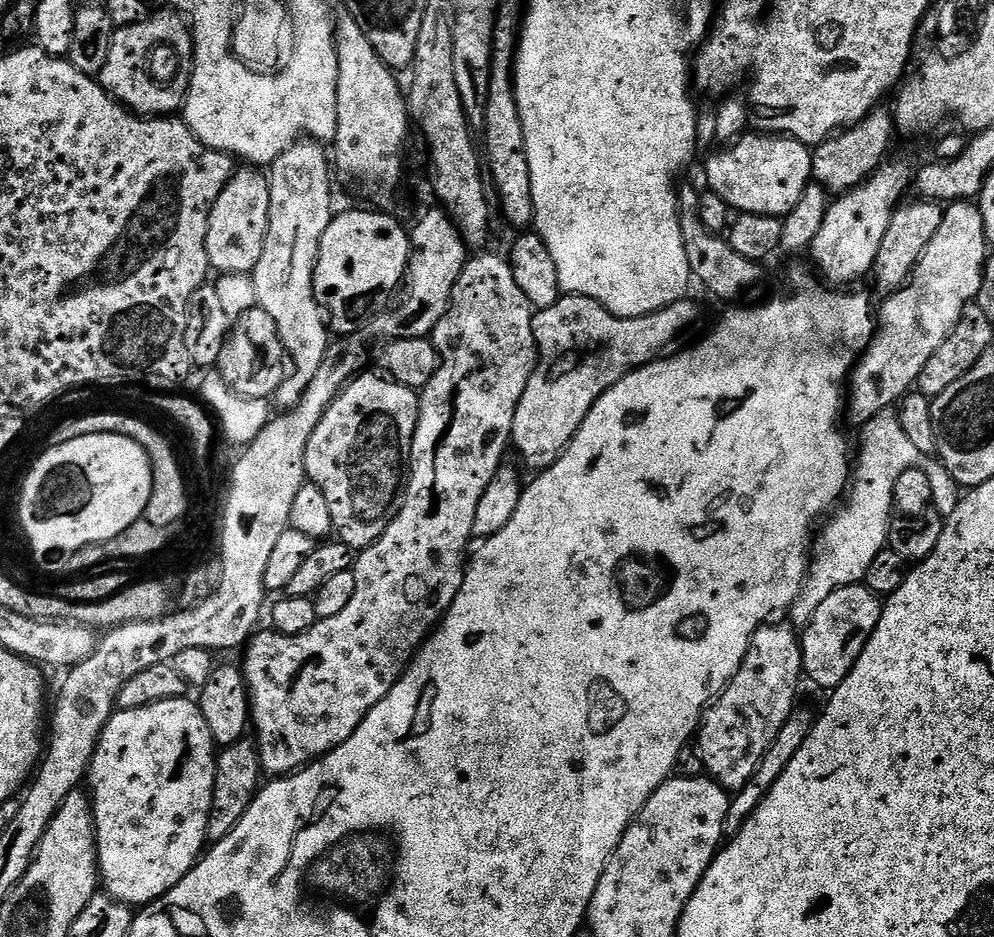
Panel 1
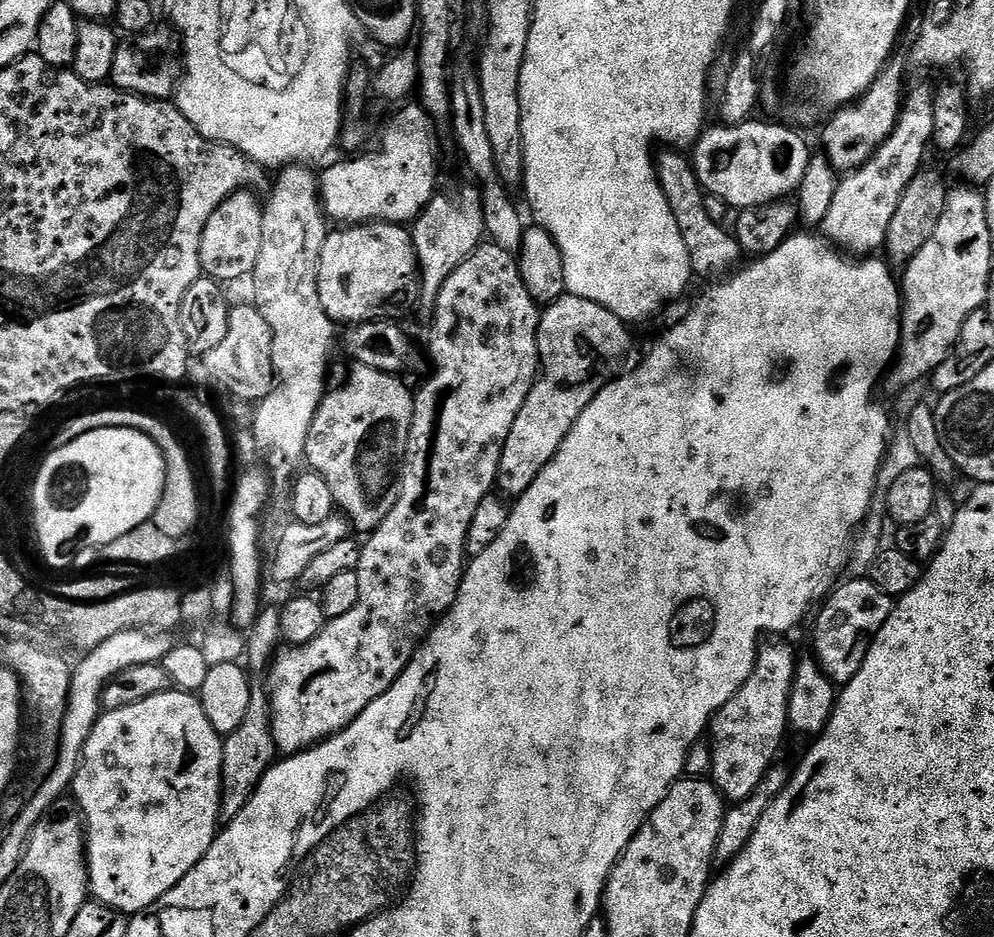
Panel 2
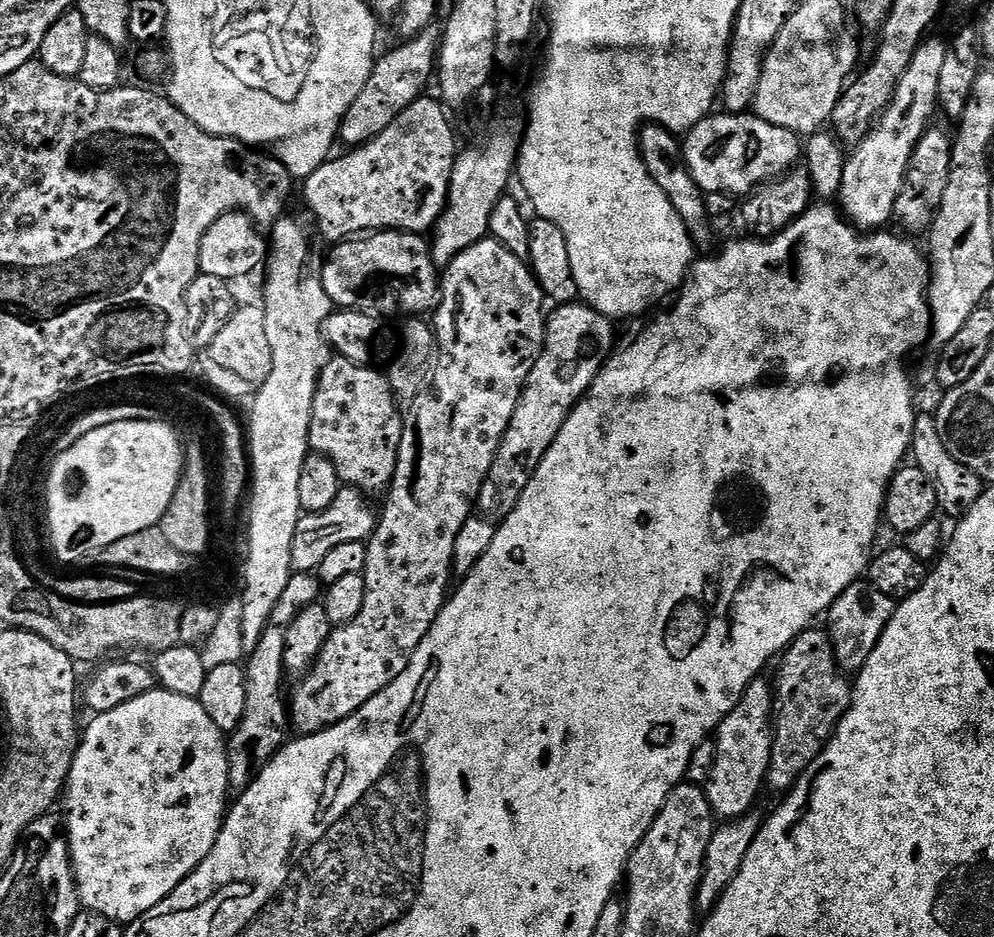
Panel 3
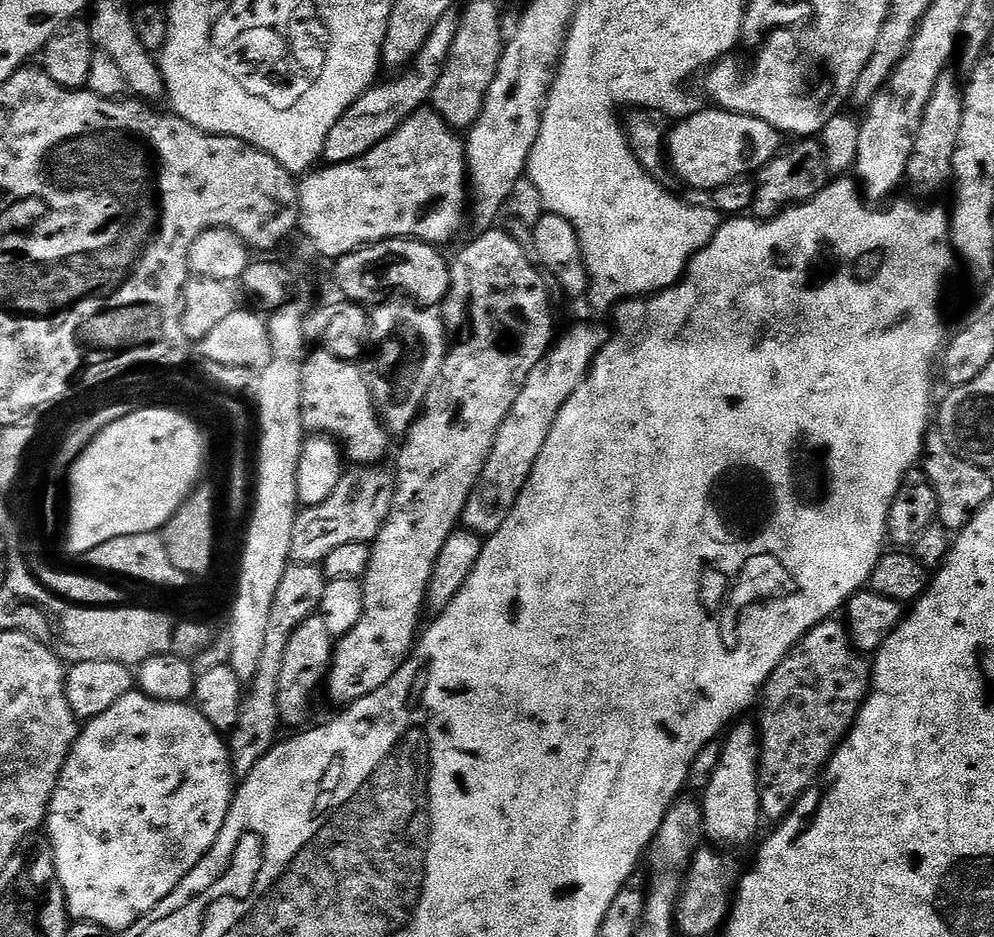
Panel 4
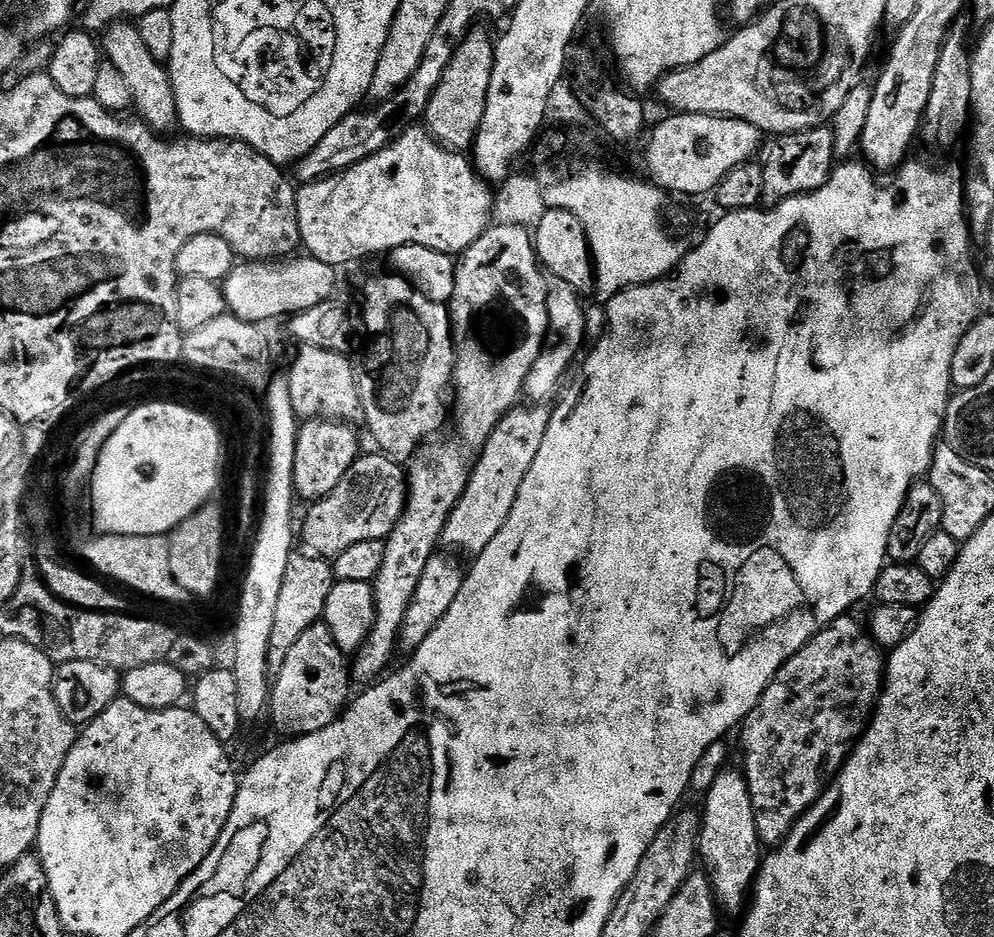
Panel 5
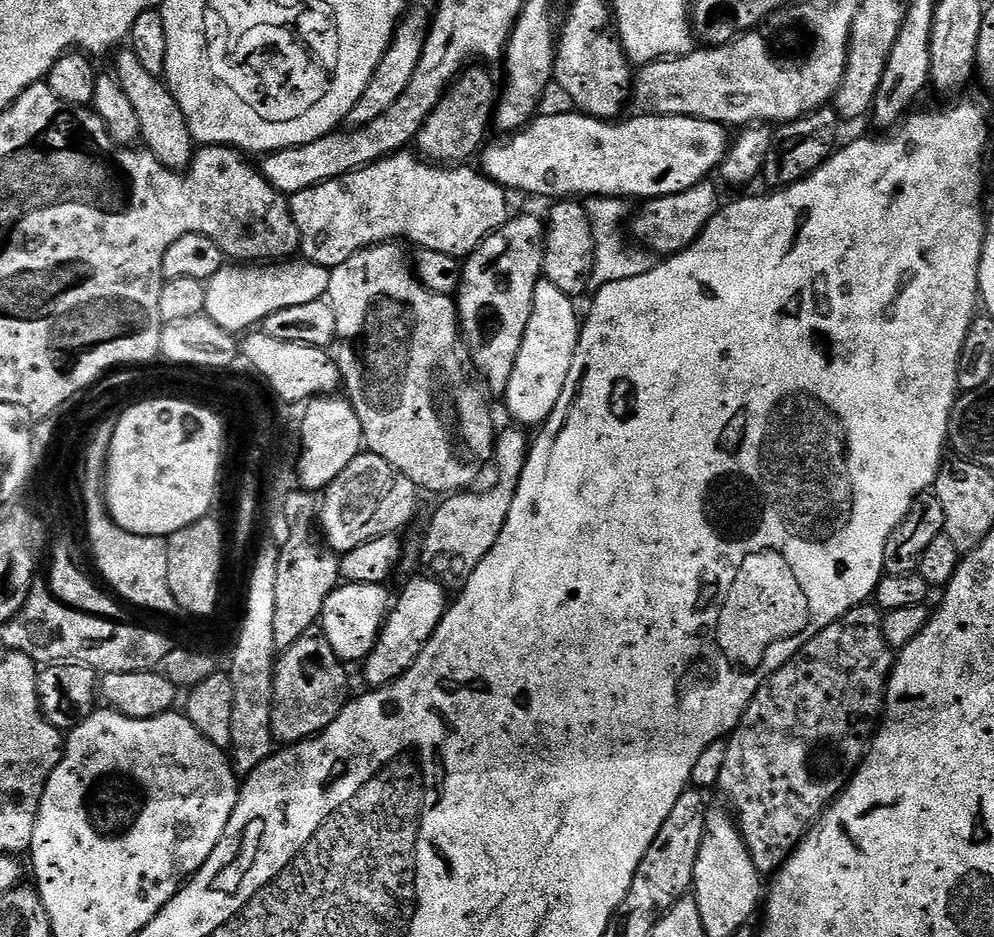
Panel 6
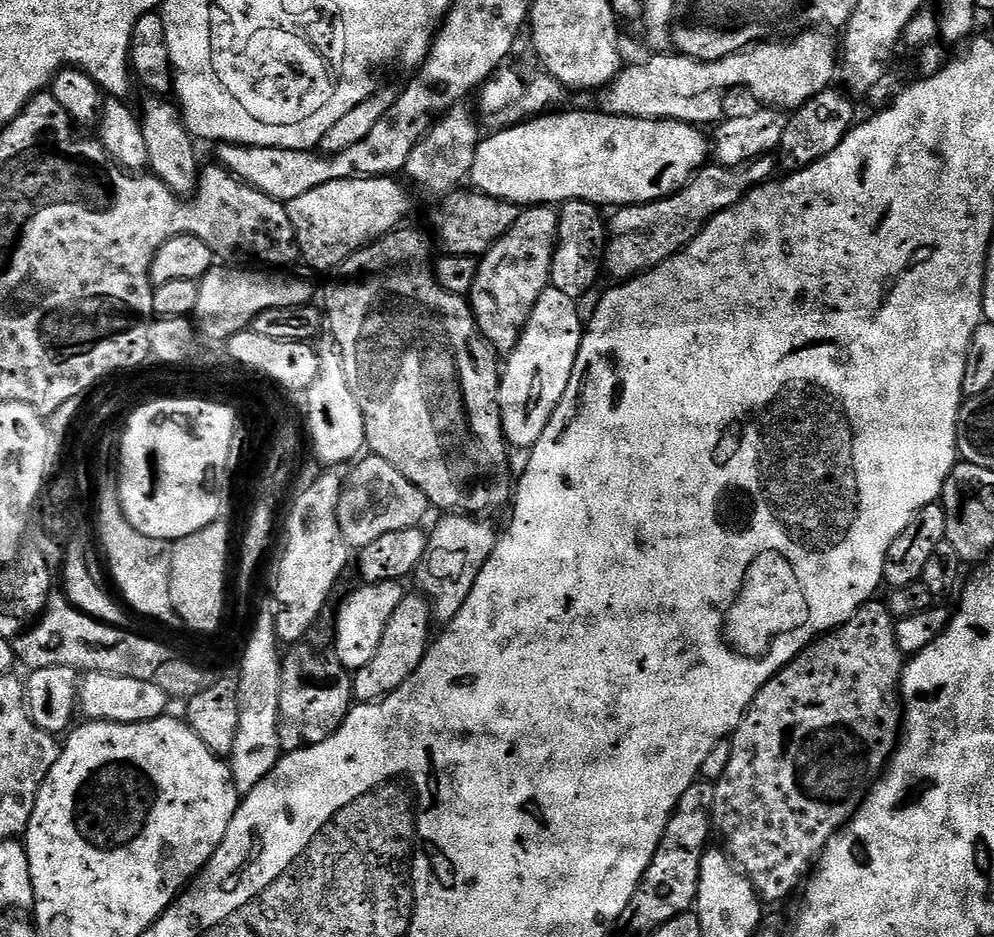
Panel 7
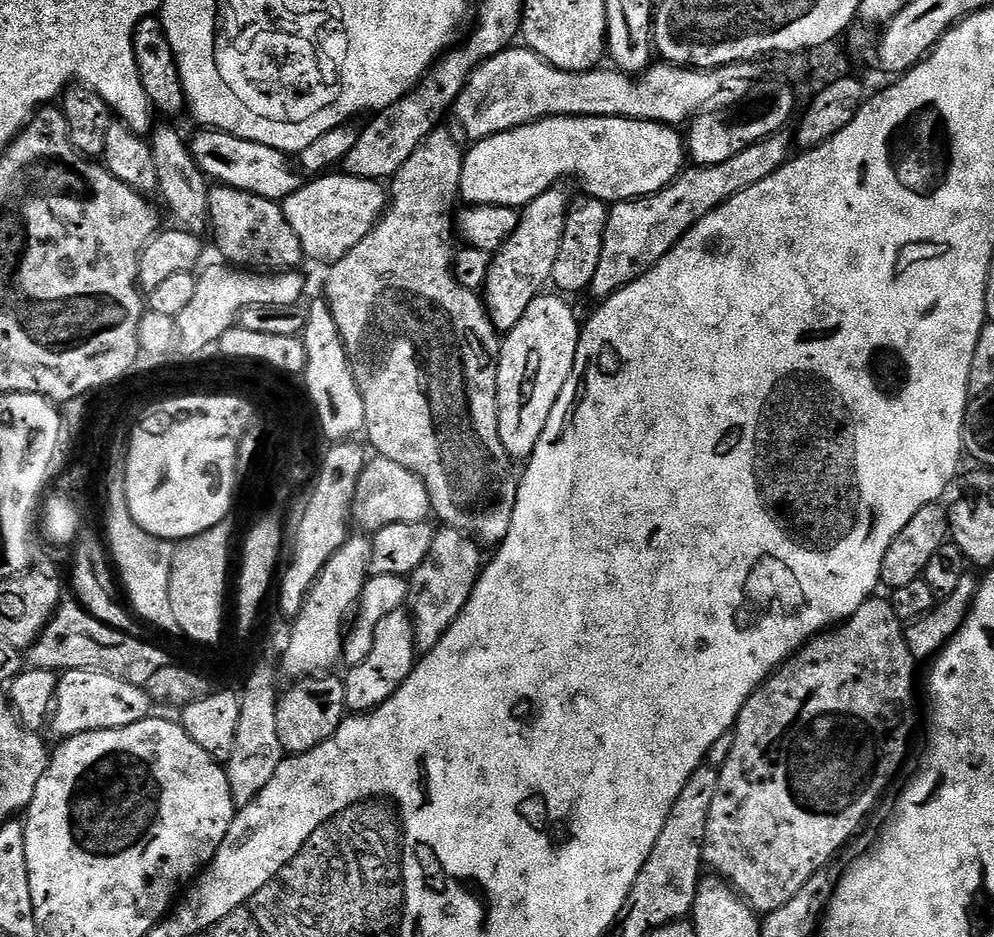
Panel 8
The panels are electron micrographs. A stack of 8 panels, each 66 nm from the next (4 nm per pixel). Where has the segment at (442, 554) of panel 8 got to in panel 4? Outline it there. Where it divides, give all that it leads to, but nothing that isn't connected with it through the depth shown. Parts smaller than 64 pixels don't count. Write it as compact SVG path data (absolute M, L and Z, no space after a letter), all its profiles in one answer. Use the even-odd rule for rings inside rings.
M576 324L561 340L559 337L553 343L542 363L533 370L530 378L526 378L526 386L522 386L522 394L518 394L514 406L510 406L510 414L506 414L494 438L494 446L486 458L480 480L464 507L462 524L467 531L487 538L500 529L502 522L506 522L508 513L534 470L538 454L542 454L542 446L546 446L546 438L550 434L550 426L554 426L554 418L558 418L558 410L562 410L570 394L578 390L592 361L608 343L608 338L609 333L603 332L596 324Z

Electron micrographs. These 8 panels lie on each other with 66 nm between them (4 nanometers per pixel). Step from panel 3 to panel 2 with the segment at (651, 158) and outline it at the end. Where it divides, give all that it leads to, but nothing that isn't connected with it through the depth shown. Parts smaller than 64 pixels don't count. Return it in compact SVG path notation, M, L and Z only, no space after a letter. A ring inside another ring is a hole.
M664 146L655 153L654 163L662 194L666 194L674 222L678 222L682 242L686 242L686 254L690 254L693 273L697 277L712 276L708 278L720 278L731 273L741 263L742 249L735 235L727 233L719 222L710 218L706 210L706 193L696 176L696 169L692 167L691 159L683 151Z

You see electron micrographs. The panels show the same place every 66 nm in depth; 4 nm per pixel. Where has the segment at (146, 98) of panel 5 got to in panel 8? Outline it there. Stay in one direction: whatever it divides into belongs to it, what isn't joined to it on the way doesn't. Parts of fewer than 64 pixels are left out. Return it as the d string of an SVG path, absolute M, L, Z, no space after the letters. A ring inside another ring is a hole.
M157 127L151 133L150 143L154 154L154 167L158 170L158 192L164 195L172 216L179 227L193 234L207 233L210 228L208 194L210 181L203 170L196 165L187 139L183 140L172 128Z

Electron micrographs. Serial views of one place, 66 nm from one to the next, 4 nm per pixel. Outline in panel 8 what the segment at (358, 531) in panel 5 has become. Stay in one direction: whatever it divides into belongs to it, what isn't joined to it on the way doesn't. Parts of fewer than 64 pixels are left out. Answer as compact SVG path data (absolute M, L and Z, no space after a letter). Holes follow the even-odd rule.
M376 456L365 463L352 495L350 513L351 523L355 527L357 524L361 533L371 534L394 522L423 524L429 519L431 511L430 494L426 486L414 473L406 470L406 466L398 466L398 462L390 462L384 456Z

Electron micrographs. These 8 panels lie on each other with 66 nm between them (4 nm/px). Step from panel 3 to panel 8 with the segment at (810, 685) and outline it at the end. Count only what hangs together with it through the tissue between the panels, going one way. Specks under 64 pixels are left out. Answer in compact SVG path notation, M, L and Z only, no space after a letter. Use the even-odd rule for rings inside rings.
M873 598L865 602L862 606L858 606L858 610L850 617L823 632L819 636L813 636L804 647L797 650L792 656L788 657L763 684L757 688L756 693L748 699L742 706L740 716L736 720L736 726L732 732L734 738L734 750L730 750L730 758L726 758L726 762L719 768L720 777L718 778L718 791L714 794L714 802L710 802L710 818L706 818L706 838L704 839L704 864L709 873L715 874L719 879L727 880L735 890L737 896L757 914L767 914L774 910L782 910L782 906L786 906L786 902L790 902L790 898L794 898L794 894L798 894L798 890L802 890L806 886L806 882L810 882L815 876L821 875L825 870L824 867L835 858L840 852L840 847L859 830L864 824L864 819L872 812L872 807L880 800L880 795L884 792L884 787L888 784L888 779L895 774L900 768L900 763L904 760L904 755L908 752L908 739L912 736L912 682L916 678L916 668L918 661L910 654L910 646L904 637L906 628L898 618L898 614L894 614L894 606L891 599Z

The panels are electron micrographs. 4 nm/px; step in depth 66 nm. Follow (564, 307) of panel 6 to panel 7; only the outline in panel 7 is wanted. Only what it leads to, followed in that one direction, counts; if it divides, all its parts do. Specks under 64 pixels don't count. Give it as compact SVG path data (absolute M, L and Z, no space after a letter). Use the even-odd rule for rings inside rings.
M551 286L545 288L526 326L520 331L520 340L507 353L508 365L503 365L500 377L500 417L504 439L513 449L531 450L536 445L558 402L562 402L562 394L566 394L585 330L576 307L577 301L562 294L562 290Z

